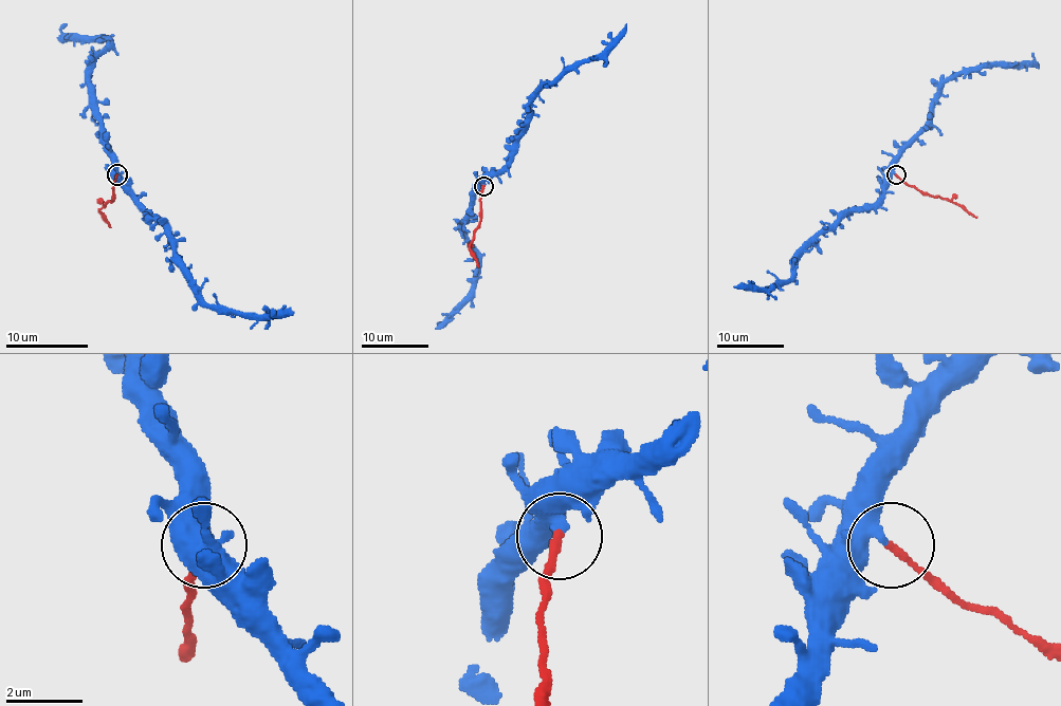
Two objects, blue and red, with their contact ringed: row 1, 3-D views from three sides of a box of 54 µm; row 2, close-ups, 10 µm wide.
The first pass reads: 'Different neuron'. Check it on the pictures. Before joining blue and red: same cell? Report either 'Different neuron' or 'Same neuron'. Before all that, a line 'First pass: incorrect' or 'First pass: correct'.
First pass: correct
Different neuron

